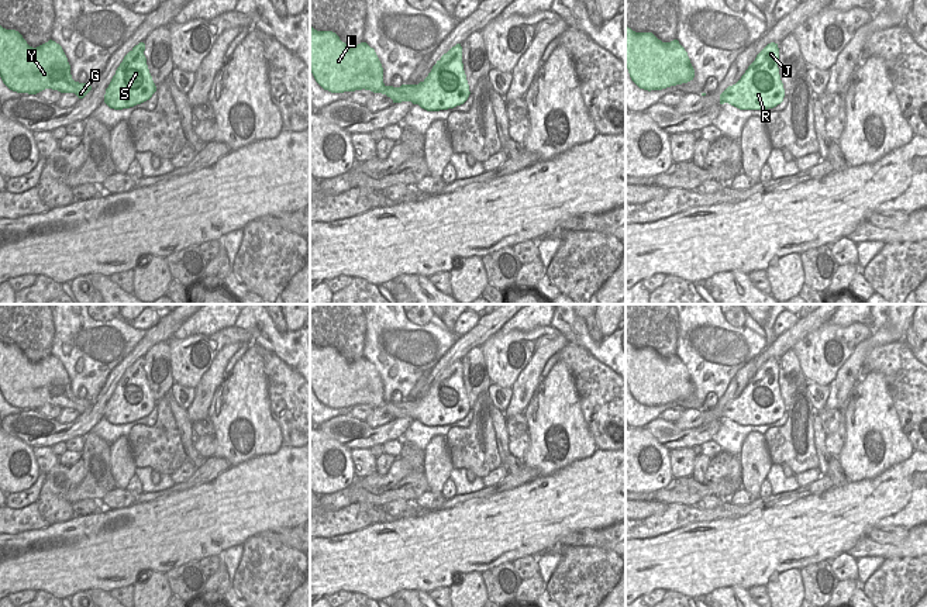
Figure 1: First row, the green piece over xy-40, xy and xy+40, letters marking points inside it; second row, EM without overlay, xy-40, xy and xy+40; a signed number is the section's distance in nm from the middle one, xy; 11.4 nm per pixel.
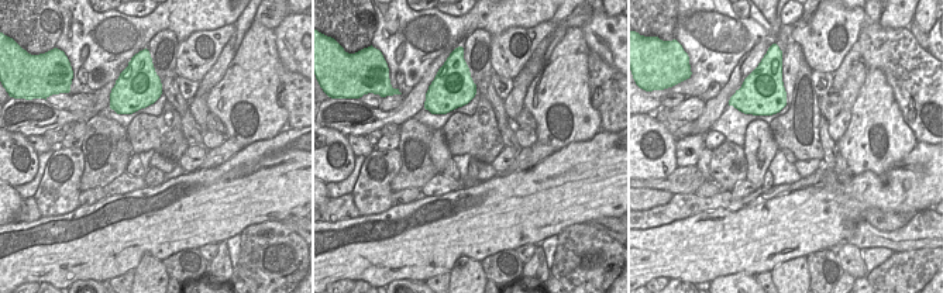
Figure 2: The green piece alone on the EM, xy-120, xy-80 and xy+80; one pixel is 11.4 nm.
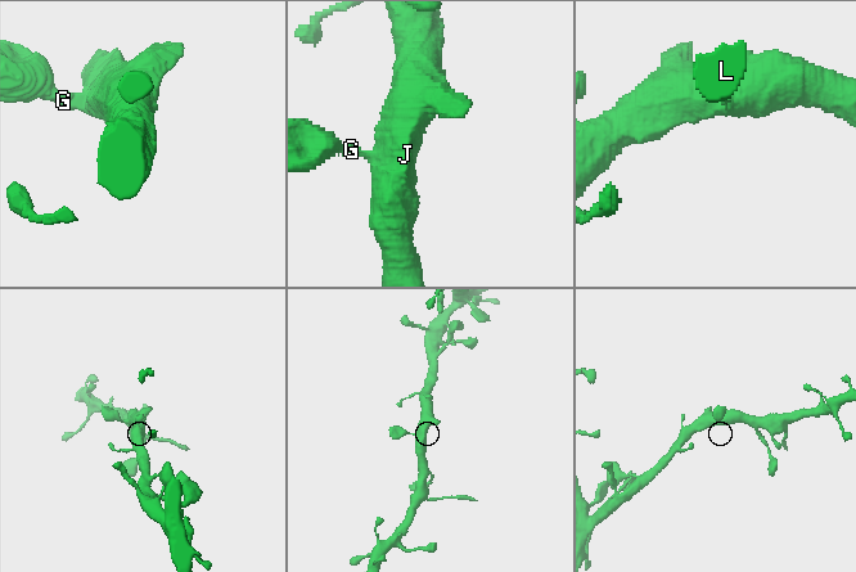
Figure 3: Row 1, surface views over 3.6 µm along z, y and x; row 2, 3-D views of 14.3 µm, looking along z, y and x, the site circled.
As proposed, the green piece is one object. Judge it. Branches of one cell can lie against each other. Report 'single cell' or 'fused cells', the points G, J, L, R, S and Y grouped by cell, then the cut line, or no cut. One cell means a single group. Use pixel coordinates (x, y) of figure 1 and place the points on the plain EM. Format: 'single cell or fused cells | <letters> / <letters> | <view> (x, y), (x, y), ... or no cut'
single cell | G J L R S Y | no cut

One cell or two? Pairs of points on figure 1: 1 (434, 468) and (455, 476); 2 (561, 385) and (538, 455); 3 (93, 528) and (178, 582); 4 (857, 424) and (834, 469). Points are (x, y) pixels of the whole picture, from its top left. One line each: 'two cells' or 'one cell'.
1: two cells
2: one cell
3: two cells
4: two cells

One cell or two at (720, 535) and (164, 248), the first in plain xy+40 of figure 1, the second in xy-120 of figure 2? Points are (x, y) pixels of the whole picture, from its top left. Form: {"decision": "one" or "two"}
{"decision": "one"}

